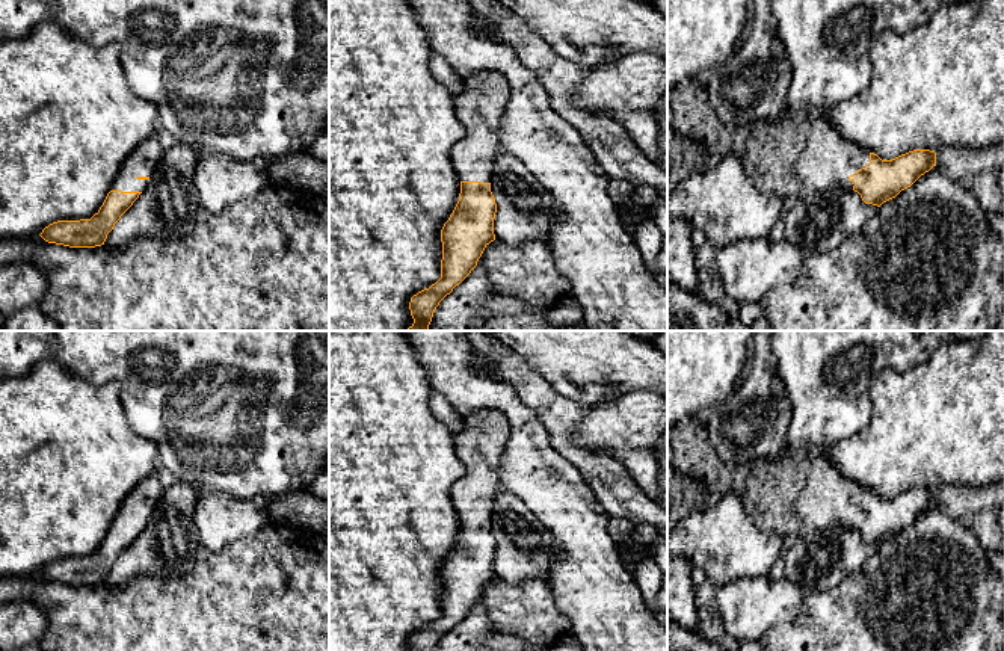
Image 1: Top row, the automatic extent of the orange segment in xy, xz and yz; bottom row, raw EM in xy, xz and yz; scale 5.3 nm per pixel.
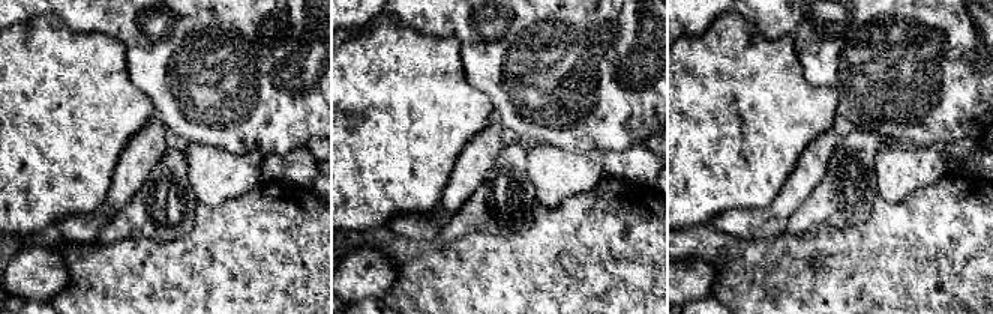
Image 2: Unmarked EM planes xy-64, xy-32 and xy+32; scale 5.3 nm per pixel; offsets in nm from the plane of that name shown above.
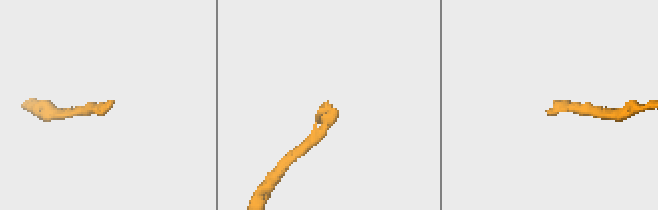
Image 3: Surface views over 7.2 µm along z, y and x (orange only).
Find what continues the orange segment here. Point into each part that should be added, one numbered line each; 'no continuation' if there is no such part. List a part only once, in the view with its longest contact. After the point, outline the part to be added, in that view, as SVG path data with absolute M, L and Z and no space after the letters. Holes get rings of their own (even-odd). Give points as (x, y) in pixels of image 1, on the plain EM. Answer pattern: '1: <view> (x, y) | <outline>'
1: yz (799, 494) | M684 417L667 429L667 462L704 479L713 491L734 492L752 521L782 536L787 545L832 524L853 527L848 515L870 501L870 489L845 479L812 449L791 449L779 459L725 462L696 417Z

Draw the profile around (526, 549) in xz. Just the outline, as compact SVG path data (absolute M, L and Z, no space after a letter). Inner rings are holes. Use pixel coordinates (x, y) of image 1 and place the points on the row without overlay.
M500 489L492 498L491 530L495 536L495 577L518 585L528 578L550 578L556 539L521 498Z

